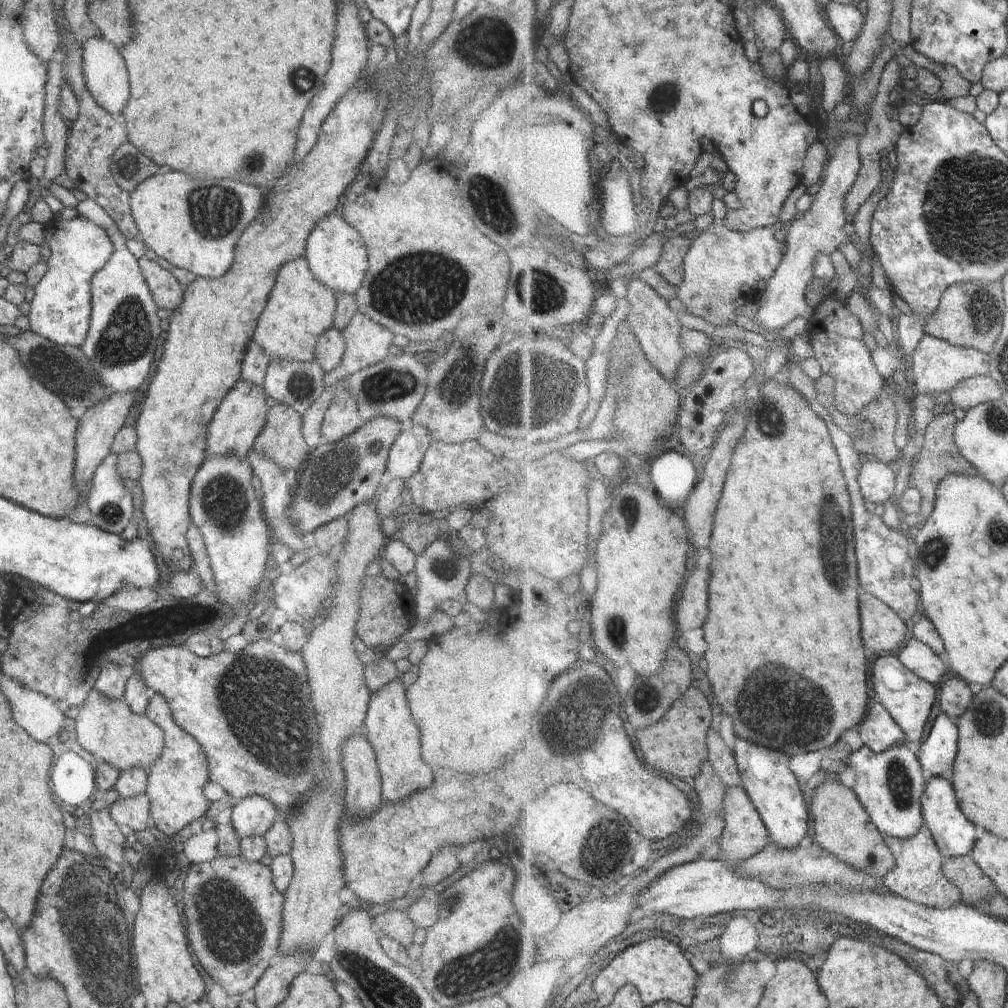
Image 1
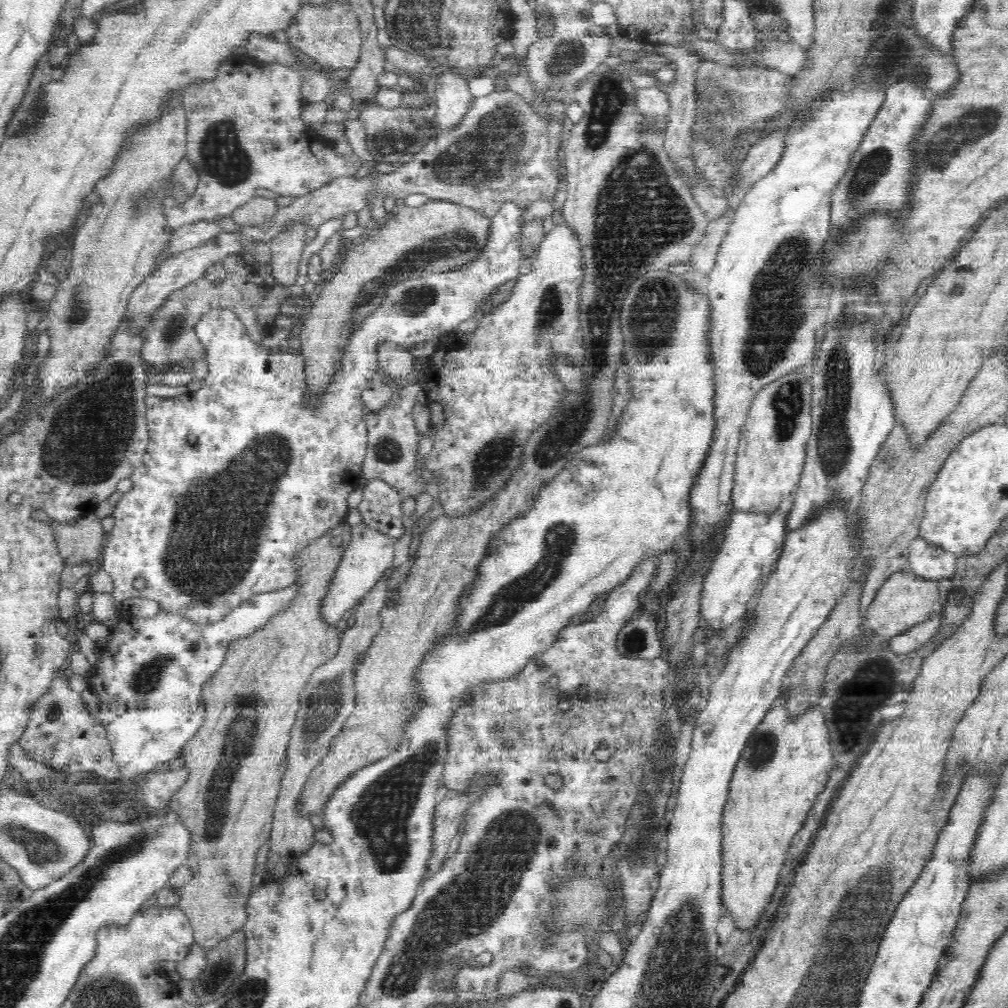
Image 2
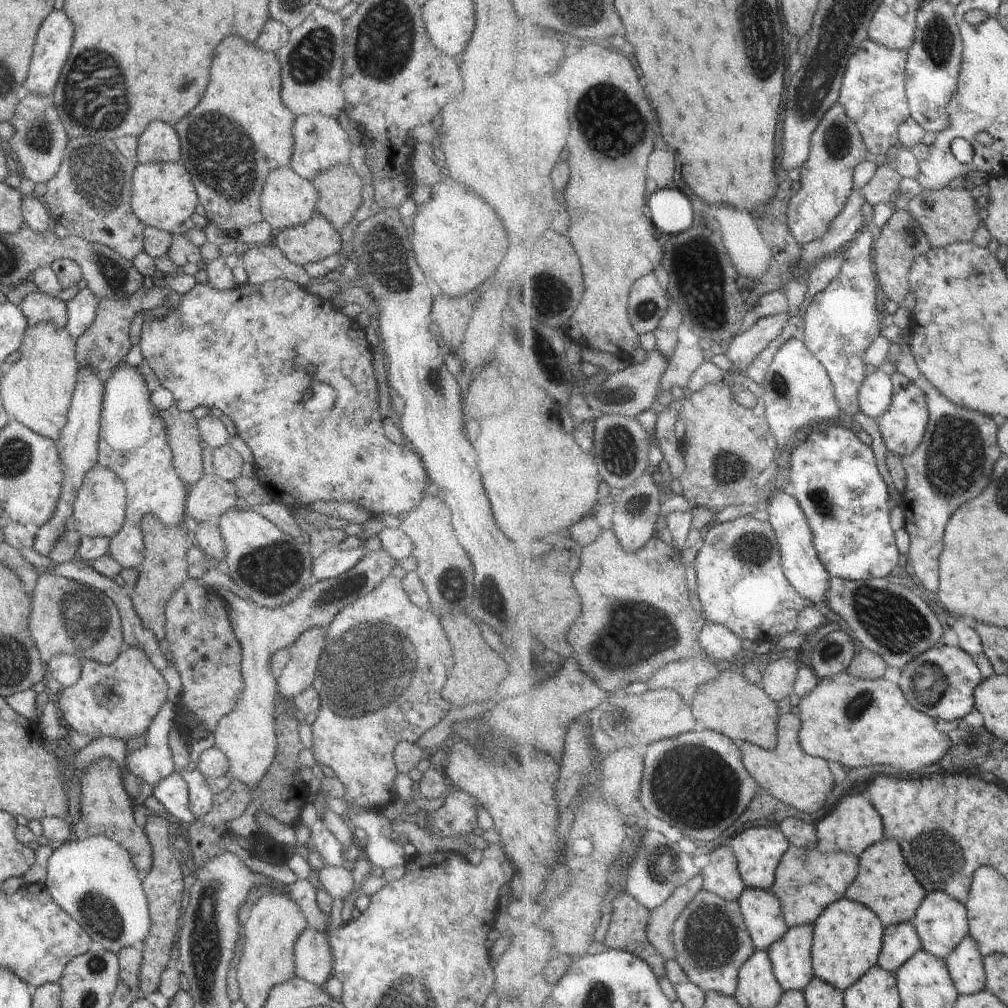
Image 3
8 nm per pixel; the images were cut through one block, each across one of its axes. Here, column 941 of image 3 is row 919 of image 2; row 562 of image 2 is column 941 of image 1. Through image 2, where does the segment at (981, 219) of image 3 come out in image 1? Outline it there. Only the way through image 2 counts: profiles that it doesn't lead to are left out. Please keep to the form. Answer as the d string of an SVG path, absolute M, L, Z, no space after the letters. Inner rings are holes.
M1003 279L996 283L959 282L952 285L944 294L939 309L927 324L927 333L956 346L978 349L992 354L1003 333L1005 317L1006 298Z

